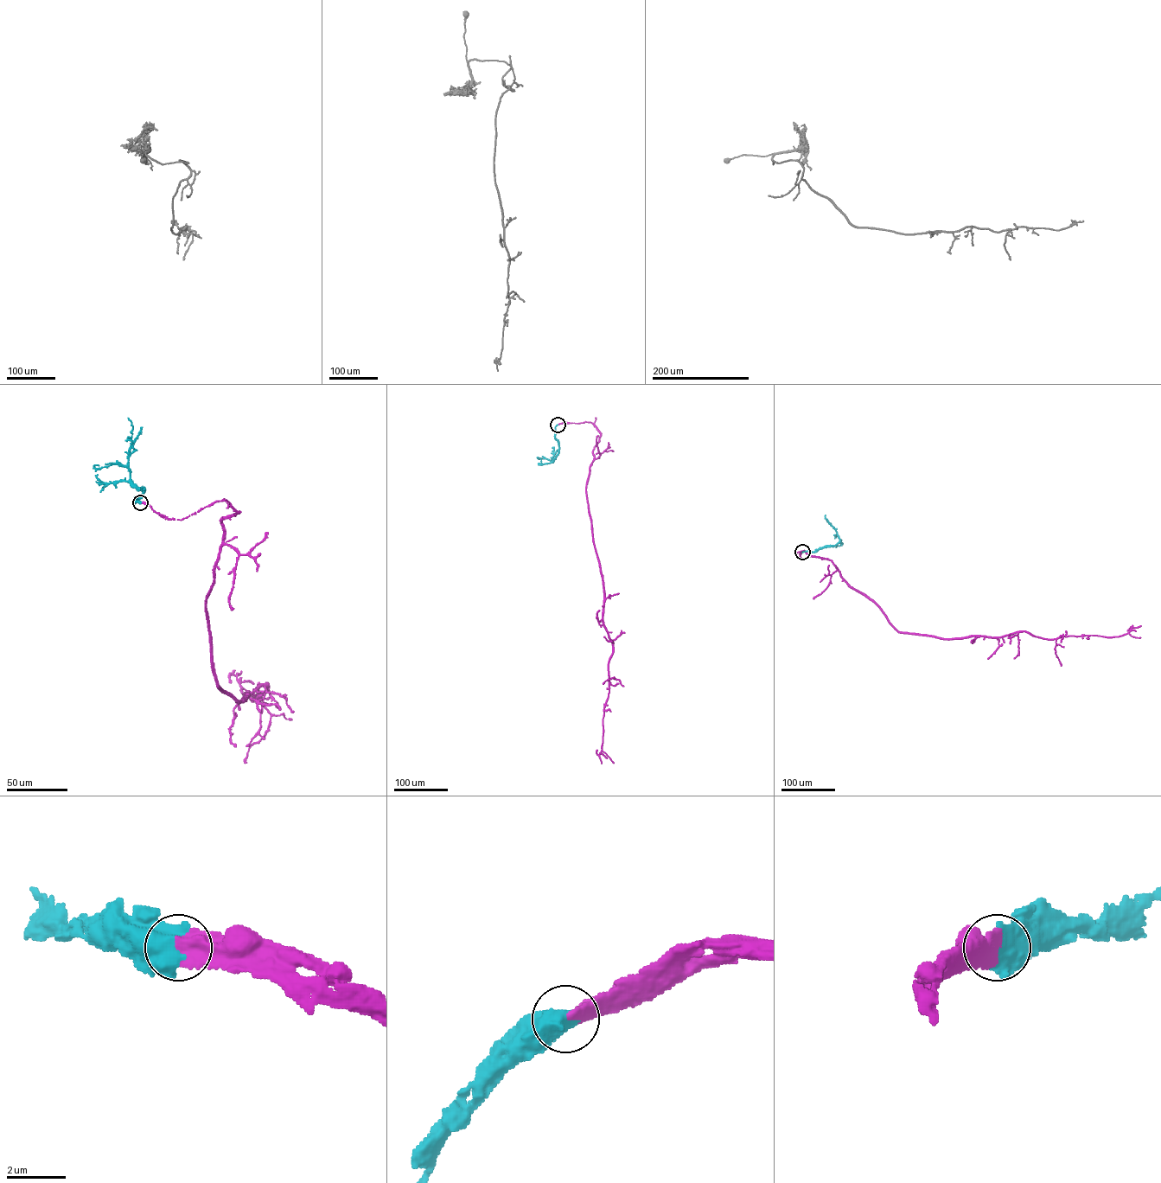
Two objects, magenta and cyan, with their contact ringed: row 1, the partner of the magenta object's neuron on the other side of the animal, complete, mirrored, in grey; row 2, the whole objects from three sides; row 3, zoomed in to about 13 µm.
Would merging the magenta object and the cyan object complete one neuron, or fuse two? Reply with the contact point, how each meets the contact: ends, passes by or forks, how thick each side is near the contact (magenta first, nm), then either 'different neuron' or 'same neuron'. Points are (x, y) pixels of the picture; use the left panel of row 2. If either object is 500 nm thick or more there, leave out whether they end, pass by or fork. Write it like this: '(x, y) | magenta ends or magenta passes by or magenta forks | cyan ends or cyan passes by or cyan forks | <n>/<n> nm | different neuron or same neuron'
(140, 502) | 550/950 nm | same neuron

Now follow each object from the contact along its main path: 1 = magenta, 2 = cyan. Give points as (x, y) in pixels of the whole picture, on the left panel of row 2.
1: (141, 502), (175, 520), (223, 500), (238, 513), (220, 521), (206, 596), (211, 662), (236, 700), (266, 684)
2: (141, 502), (133, 501), (142, 495), (143, 490), (133, 485), (128, 468), (132, 426), (127, 418)

